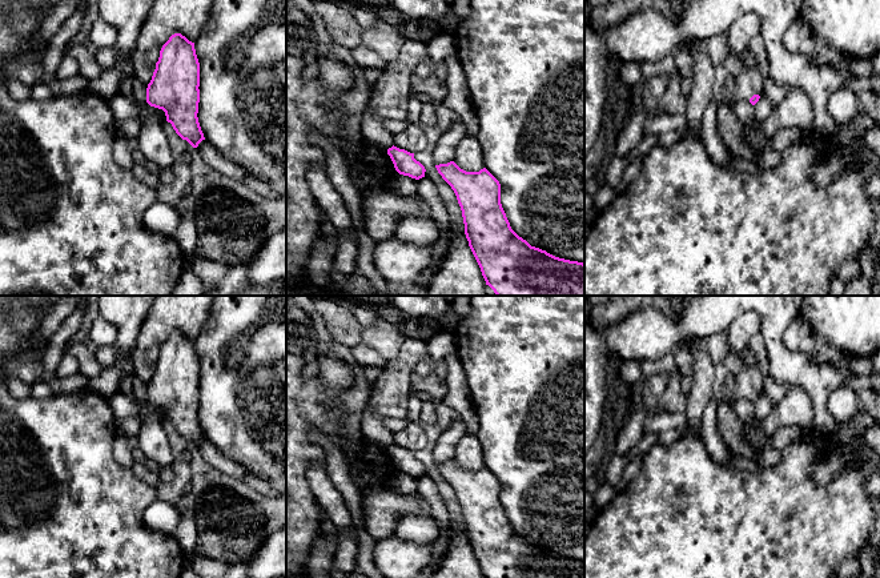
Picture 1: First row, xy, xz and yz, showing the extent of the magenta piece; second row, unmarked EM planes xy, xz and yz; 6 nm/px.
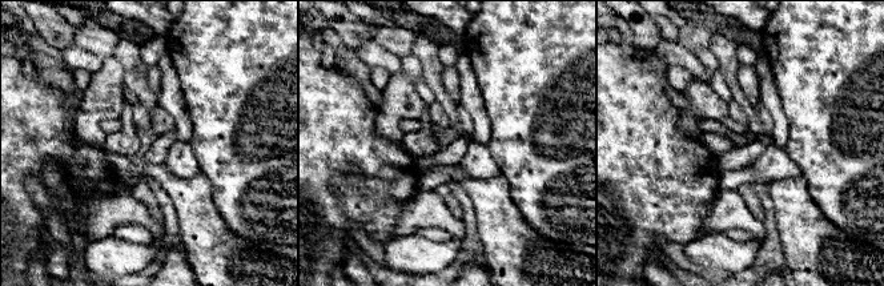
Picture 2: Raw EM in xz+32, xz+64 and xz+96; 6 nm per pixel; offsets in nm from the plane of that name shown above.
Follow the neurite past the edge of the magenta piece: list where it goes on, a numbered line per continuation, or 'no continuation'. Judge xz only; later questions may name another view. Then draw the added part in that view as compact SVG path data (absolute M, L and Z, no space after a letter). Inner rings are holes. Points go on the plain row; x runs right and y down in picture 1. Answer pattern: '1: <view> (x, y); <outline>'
no continuation

